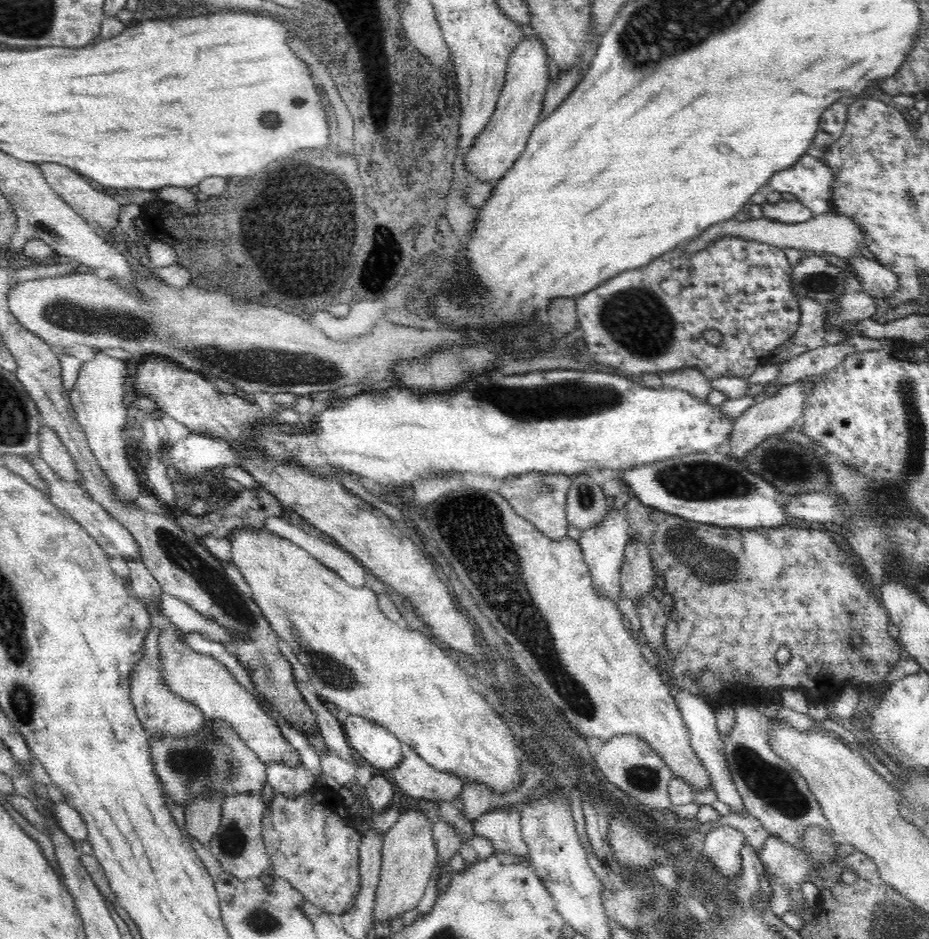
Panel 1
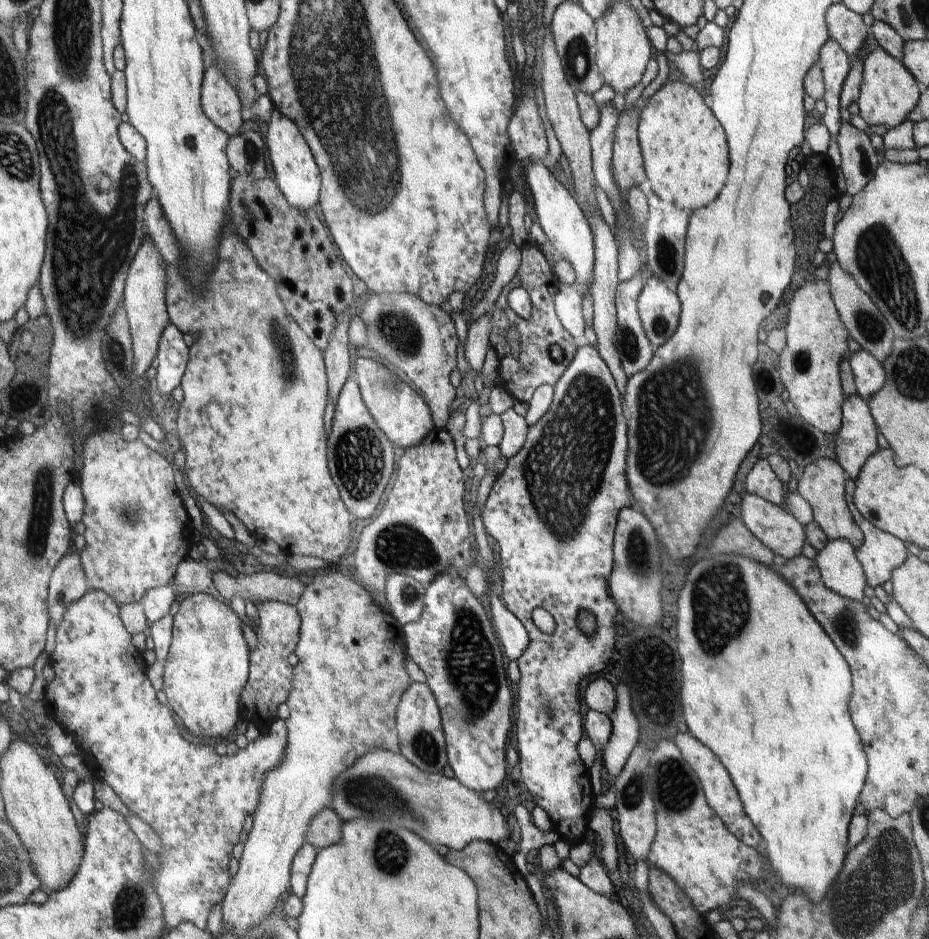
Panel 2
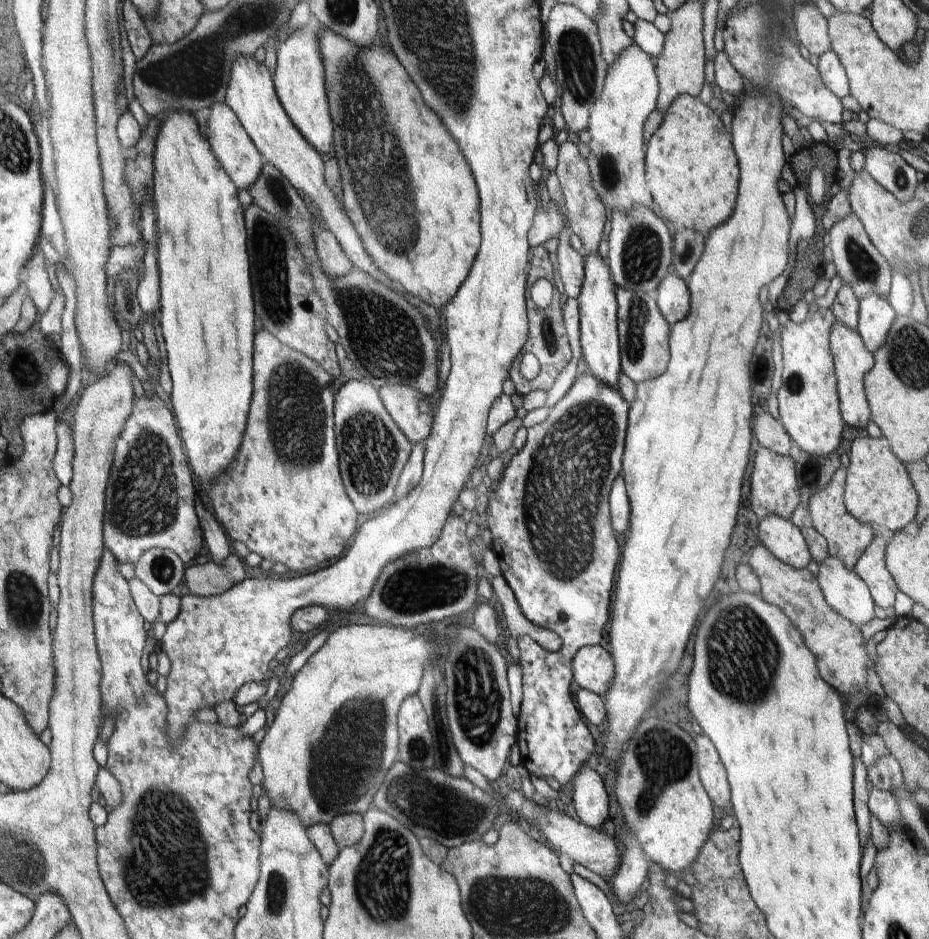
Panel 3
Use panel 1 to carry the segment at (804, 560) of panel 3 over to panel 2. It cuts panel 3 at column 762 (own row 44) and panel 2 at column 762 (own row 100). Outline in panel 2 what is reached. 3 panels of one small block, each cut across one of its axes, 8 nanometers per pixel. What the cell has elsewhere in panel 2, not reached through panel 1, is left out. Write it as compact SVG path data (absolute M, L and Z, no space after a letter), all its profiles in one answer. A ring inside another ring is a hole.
M745 494L741 498L741 522L761 544L765 544L769 550L775 552L777 560L793 560L801 556L801 548L803 544L807 544L803 526L787 510L781 510L779 506L755 494Z

